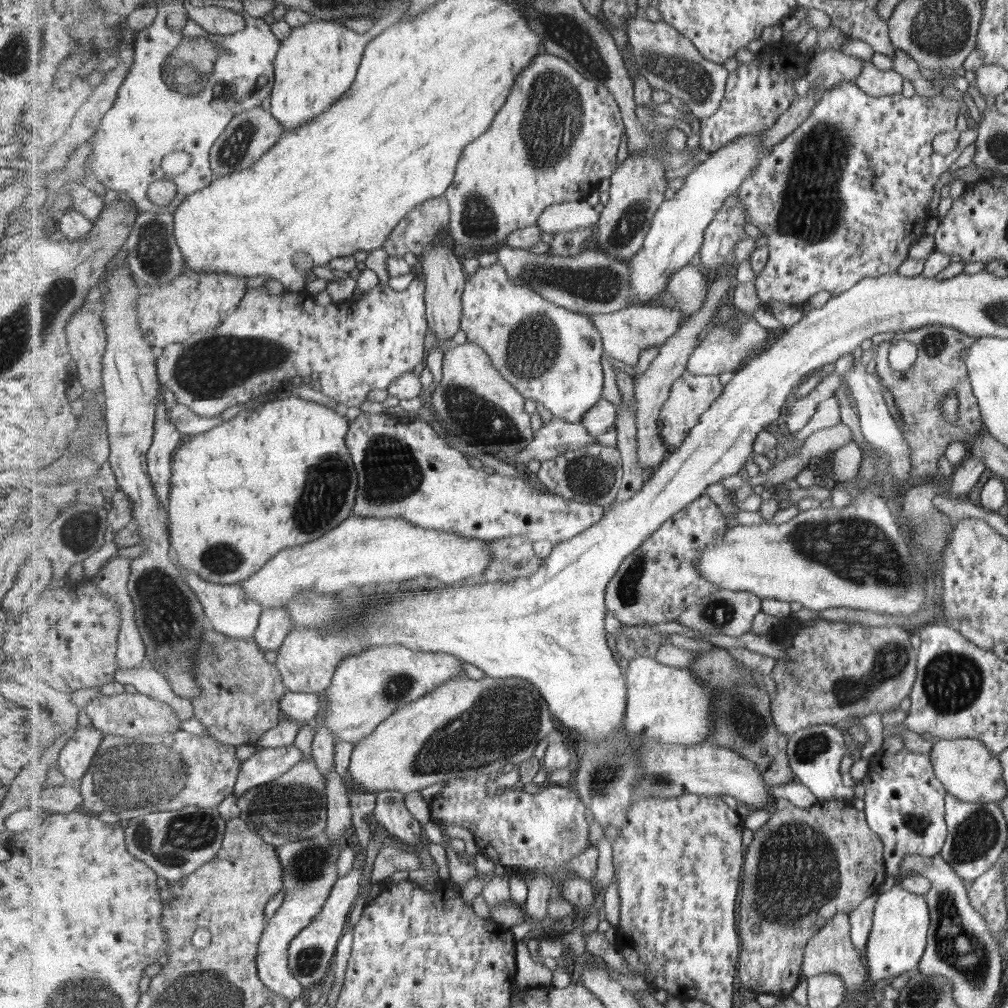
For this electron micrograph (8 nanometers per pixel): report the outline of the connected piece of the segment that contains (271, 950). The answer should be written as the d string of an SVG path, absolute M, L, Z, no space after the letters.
M327 830L321 832L315 838L293 840L283 846L277 847L281 863L284 864L283 893L285 902L276 910L268 920L265 932L259 941L259 954L257 955L258 974L260 979L273 992L287 998L290 1002L300 999L305 990L301 981L289 968L289 944L311 921L321 913L325 901L331 896L333 885L339 880L337 864L341 852L350 841L337 840L331 842Z

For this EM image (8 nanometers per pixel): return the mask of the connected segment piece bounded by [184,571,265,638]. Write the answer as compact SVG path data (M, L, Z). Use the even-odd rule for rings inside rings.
M186 571L184 572L184 578L187 578L187 582L201 599L205 614L209 618L209 625L213 629L231 638L250 638L254 636L265 607L255 599L251 599L240 583L220 585L203 580L197 572Z

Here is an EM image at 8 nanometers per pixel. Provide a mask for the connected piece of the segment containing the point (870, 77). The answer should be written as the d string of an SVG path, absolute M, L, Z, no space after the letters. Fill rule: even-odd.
M865 61L863 72L855 80L855 84L860 86L869 96L877 98L889 94L899 94L901 92L902 76L899 76L892 69L878 70L872 62Z

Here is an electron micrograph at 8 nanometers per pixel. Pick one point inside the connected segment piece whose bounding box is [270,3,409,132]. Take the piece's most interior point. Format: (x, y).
(318, 62)

